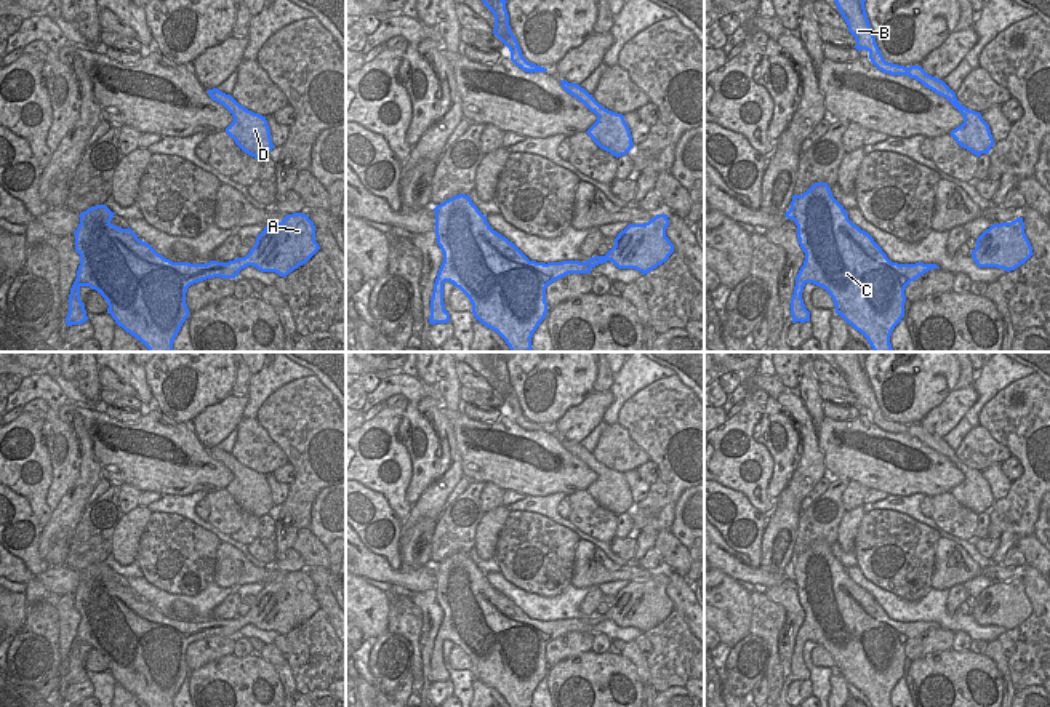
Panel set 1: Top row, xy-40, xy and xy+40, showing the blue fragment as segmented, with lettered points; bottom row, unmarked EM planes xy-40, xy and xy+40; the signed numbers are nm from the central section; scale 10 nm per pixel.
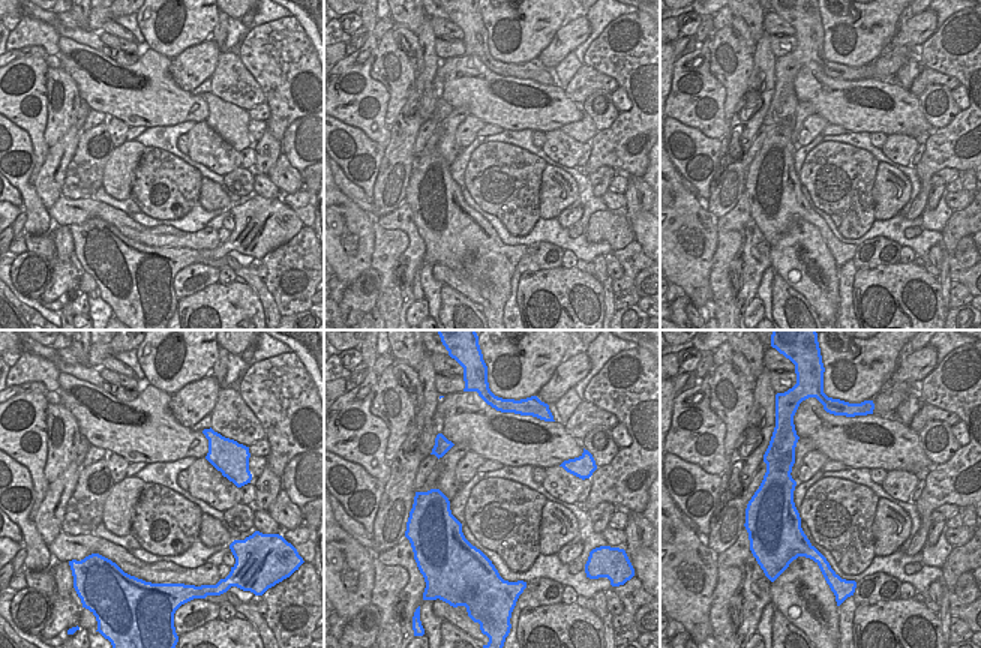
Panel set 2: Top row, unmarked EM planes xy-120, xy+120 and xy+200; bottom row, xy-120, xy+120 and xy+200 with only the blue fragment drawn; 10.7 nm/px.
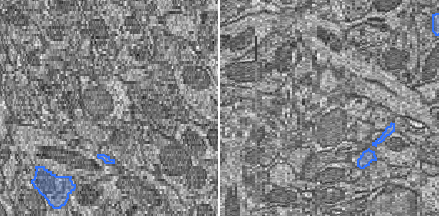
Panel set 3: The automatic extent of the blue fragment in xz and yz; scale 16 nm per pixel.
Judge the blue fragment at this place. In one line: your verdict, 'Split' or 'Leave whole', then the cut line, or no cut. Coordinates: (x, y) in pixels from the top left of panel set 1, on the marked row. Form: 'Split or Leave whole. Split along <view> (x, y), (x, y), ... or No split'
Leave whole. No split

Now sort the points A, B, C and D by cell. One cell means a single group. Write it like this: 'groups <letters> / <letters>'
groups A B C D

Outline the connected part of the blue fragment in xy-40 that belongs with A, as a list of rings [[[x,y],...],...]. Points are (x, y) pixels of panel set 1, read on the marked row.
[[[106,205],[80,213],[75,251],[80,254],[77,278],[69,294],[67,326],[88,320],[80,288],[90,286],[107,301],[107,312],[149,352],[173,352],[173,342],[189,317],[187,288],[206,278],[235,278],[248,266],[287,277],[319,250],[315,226],[307,214],[287,214],[256,237],[245,258],[206,264],[173,262],[138,238],[128,227],[110,221]]]

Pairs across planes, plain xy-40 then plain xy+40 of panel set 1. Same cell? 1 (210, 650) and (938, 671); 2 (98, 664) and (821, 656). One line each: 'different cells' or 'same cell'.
1: different cells
2: same cell

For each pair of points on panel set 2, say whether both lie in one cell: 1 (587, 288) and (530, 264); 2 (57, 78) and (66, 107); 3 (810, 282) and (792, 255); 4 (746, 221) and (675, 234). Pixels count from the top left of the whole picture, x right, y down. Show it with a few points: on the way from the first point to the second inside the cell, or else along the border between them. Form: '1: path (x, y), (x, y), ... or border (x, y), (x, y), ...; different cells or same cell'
1: border (560, 266), (521, 275); different cells
2: path (63, 84), (65, 99); same cell
3: path (807, 276), (798, 261); same cell
4: border (716, 224), (717, 231); different cells

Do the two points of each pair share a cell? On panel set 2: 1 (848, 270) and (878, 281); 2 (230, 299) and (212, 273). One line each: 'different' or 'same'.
1: different
2: different

